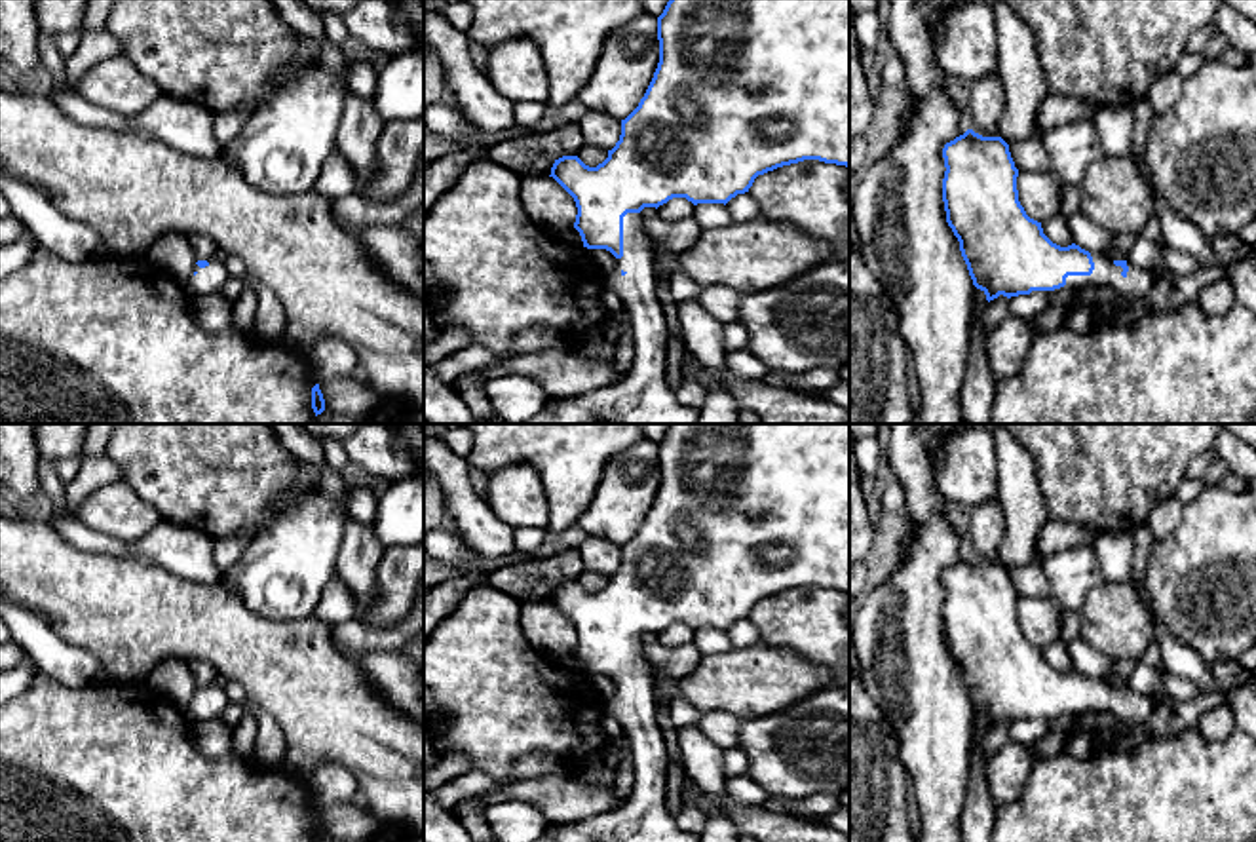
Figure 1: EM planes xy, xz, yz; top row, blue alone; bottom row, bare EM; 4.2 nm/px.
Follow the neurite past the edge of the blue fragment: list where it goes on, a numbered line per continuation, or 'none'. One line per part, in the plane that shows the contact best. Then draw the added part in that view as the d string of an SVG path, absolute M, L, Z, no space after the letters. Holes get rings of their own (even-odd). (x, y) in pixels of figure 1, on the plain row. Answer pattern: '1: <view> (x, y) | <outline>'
none

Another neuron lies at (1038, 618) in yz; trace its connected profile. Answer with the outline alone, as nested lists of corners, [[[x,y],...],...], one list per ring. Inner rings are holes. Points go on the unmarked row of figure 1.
[[[1049,597],[1018,599],[1017,603],[1018,627],[1037,648],[1058,641],[1060,614],[1060,606]]]

